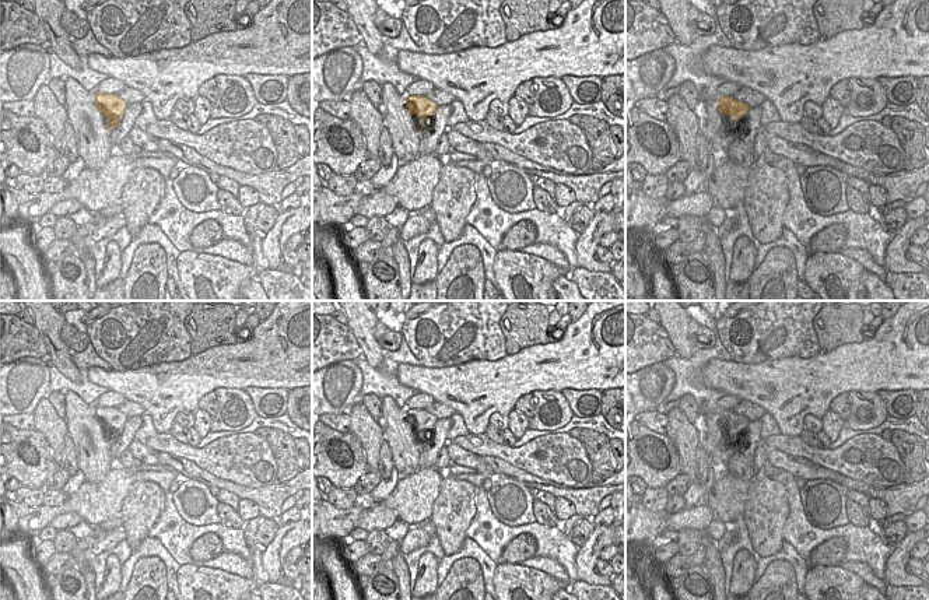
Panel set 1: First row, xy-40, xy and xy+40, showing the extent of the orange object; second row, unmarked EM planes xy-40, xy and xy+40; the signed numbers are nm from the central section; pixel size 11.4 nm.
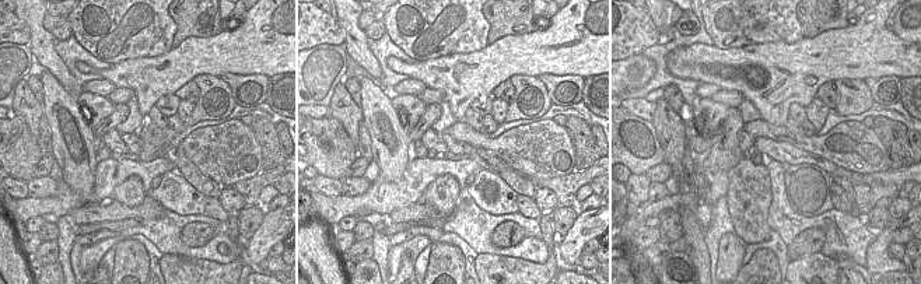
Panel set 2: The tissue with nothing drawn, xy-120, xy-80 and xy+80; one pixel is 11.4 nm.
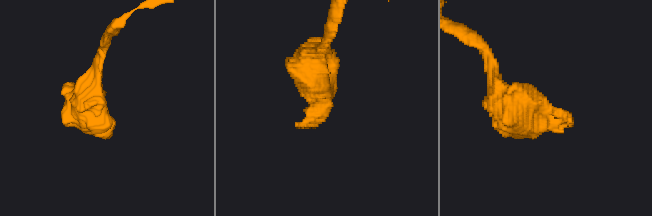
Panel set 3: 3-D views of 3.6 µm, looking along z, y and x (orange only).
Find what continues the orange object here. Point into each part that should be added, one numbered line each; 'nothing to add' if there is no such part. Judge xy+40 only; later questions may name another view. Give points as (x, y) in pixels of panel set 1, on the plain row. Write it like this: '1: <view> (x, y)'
1: xy+40 (731, 434)

